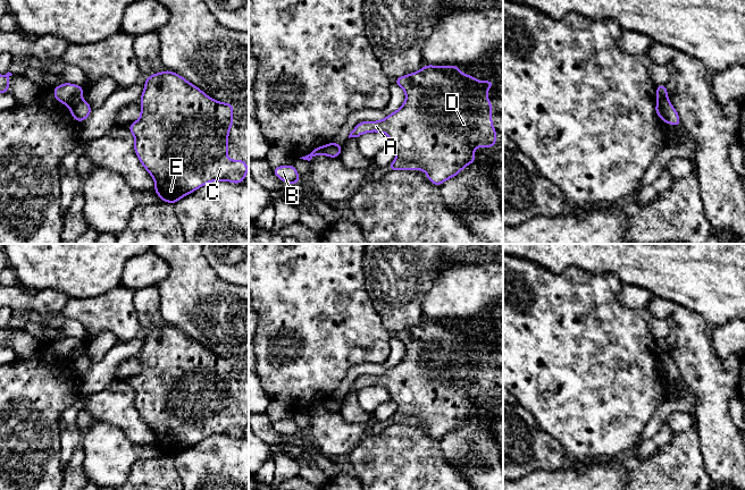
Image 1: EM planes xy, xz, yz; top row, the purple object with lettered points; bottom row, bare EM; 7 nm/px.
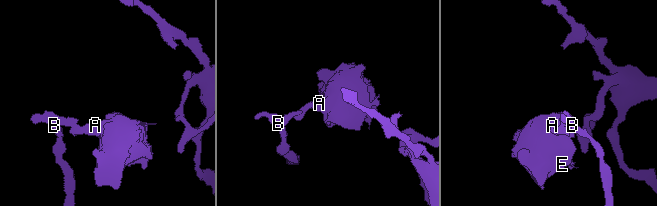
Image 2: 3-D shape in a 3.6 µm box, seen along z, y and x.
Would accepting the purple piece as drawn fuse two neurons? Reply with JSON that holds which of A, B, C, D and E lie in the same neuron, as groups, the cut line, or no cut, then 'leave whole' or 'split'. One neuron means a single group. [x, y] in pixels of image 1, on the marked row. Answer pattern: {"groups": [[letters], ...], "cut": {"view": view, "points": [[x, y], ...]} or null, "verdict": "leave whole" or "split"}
{"groups": [["A", "C", "D", "E"], ["B"]], "cut": {"view": "yz", "points": [[667, 98], [658, 101]]}, "verdict": "split"}

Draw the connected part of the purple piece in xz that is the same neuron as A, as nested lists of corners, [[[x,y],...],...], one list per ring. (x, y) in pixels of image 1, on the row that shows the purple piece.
[[[425,65],[419,71],[393,81],[405,92],[407,99],[402,107],[380,121],[359,122],[349,135],[350,138],[369,132],[386,133],[392,146],[397,151],[396,158],[387,167],[390,171],[424,169],[429,181],[440,186],[477,161],[474,157],[477,146],[488,149],[496,145],[496,129],[492,126],[492,102],[487,100],[487,88],[495,86],[492,79],[479,82],[471,75],[462,75],[459,66]]]

